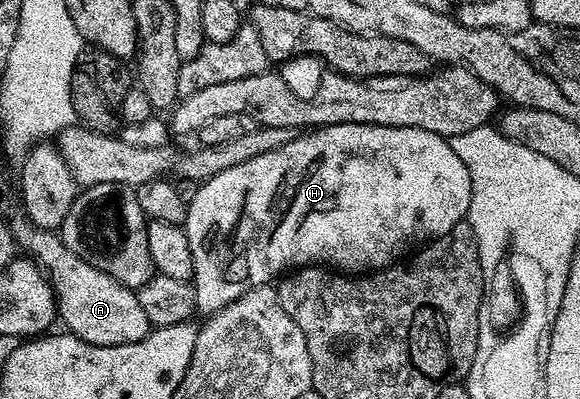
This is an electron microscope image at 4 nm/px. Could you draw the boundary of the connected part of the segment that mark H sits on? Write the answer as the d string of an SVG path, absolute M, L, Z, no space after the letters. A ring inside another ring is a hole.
M328 124L325 128L297 135L292 142L288 142L280 150L260 154L248 162L240 162L240 166L230 167L229 170L220 170L220 174L210 176L199 183L196 198L192 198L192 202L186 206L184 225L188 246L192 246L194 263L192 287L195 309L199 313L206 312L205 314L219 312L221 308L236 302L236 298L240 298L248 290L269 285L275 278L281 277L283 273L295 266L314 266L321 262L346 274L366 274L371 270L397 265L403 259L401 256L405 252L413 253L419 246L425 246L431 240L438 240L458 224L463 223L469 217L473 193L470 171L460 158L460 154L456 154L453 143L447 137L432 134L428 130L393 128L379 124Z

